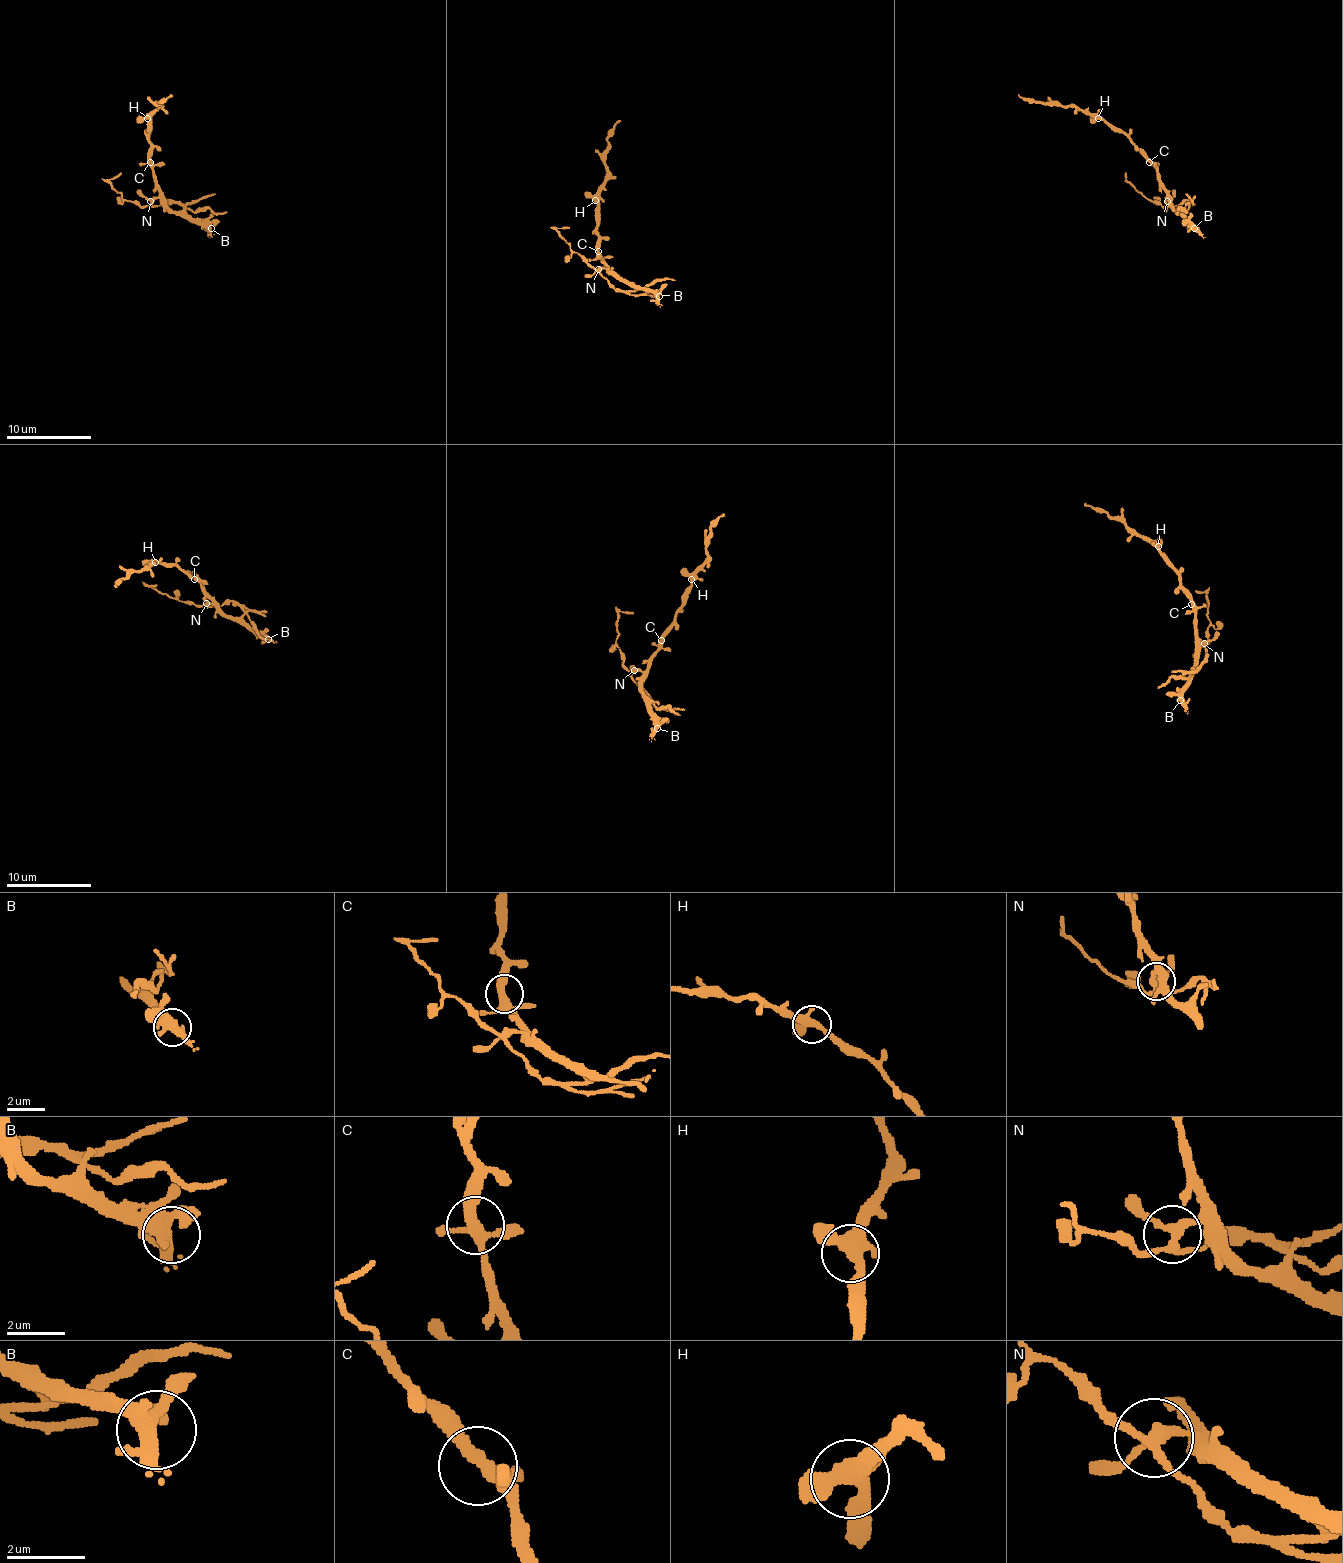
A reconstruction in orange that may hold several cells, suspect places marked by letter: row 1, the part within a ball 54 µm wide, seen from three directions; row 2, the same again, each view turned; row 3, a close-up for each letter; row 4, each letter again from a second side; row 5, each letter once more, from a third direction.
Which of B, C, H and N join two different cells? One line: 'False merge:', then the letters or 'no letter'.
False merge: N

